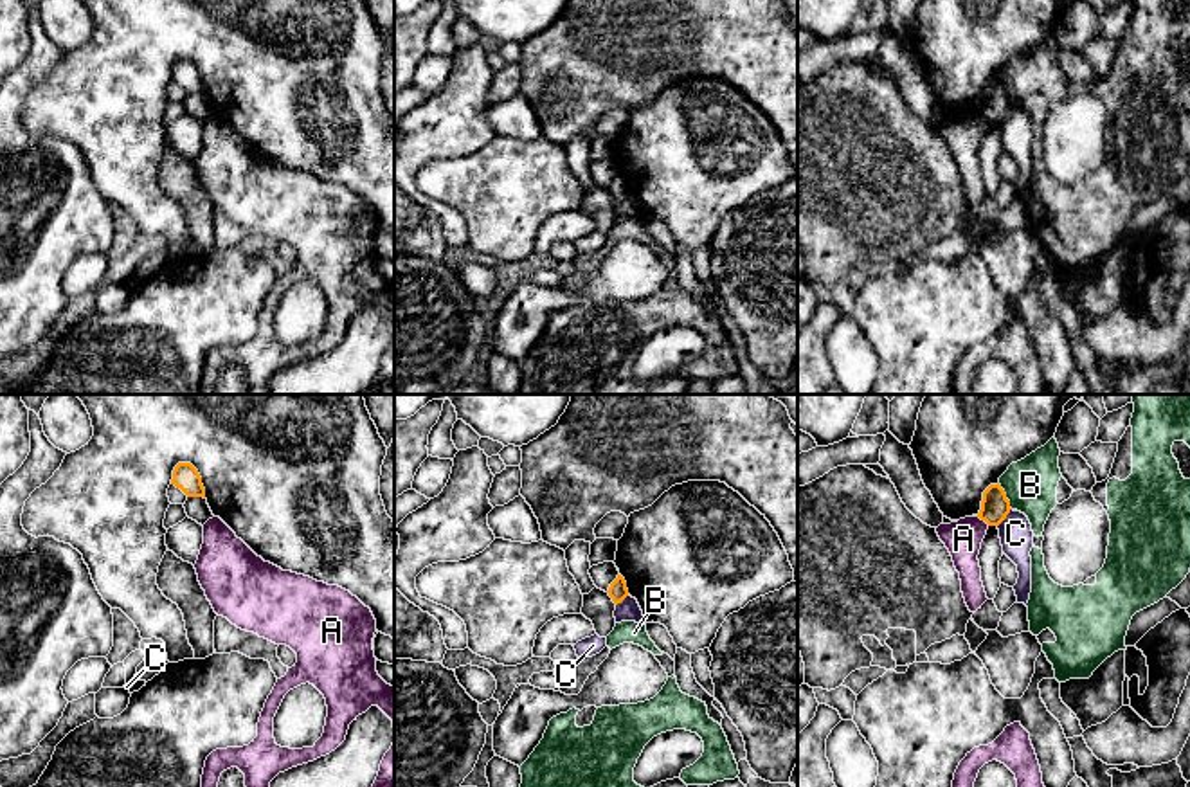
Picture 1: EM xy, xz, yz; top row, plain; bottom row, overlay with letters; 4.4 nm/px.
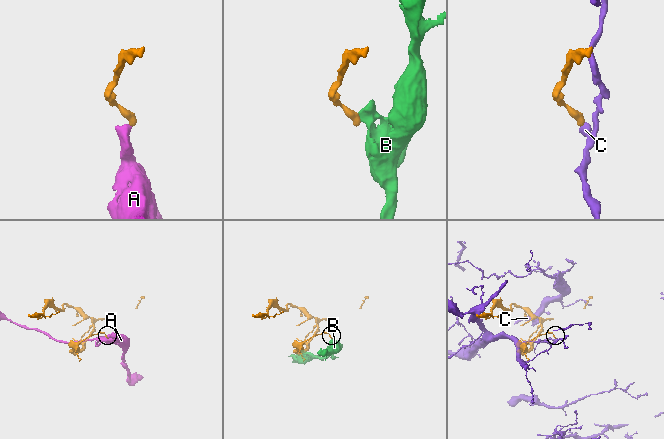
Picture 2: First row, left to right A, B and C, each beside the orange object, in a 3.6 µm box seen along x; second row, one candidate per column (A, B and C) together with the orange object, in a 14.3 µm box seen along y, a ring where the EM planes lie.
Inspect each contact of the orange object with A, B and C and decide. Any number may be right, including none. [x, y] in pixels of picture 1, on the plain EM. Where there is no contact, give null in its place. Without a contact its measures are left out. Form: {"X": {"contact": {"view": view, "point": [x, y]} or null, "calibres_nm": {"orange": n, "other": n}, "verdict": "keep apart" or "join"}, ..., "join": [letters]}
{"A": {"contact": {"view": "yz", "point": [983, 116]}, "calibres_nm": {"orange": 130, "other": 160}, "verdict": "keep apart"}, "B": {"contact": {"view": "yz", "point": [1005, 92]}, "calibres_nm": {"orange": 130, "other": 240}, "verdict": "keep apart"}, "C": {"contact": {"view": "yz", "point": [1005, 114]}, "calibres_nm": {"orange": 130, "other": 150}, "verdict": "keep apart"}, "join": []}

